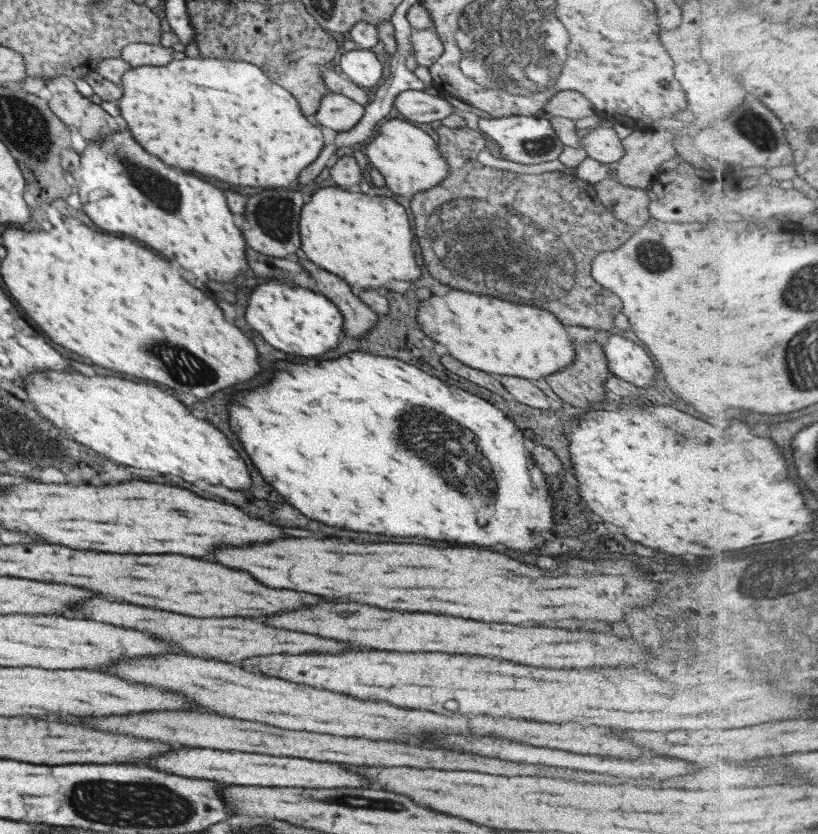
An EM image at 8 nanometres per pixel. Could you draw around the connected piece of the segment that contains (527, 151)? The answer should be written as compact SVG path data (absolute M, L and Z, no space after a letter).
M508 116L508 118L481 119L479 128L496 144L498 157L518 164L542 164L559 158L564 145L549 120L535 116Z

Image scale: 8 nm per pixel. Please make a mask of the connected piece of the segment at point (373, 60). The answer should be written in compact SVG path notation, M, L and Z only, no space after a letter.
M371 50L342 51L338 61L341 72L346 73L352 82L367 91L373 91L385 76L383 63Z

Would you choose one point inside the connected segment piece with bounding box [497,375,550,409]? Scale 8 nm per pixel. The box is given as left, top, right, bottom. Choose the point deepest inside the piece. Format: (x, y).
(525, 391)

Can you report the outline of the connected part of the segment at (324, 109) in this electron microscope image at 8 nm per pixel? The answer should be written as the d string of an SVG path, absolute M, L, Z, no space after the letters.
M330 93L321 98L316 112L316 121L336 132L352 130L361 119L365 118L365 108L355 100L340 93Z

